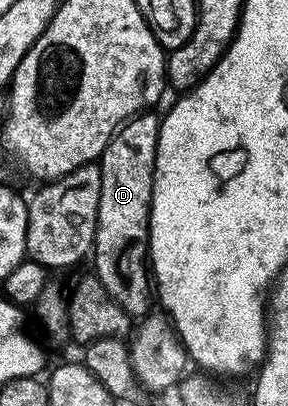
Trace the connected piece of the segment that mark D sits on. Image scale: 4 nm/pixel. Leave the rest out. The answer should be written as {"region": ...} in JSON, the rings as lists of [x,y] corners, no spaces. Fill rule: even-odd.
{"region":[[[140,112],[128,118],[116,130],[97,159],[101,172],[101,200],[95,225],[93,259],[102,289],[132,316],[148,313],[147,294],[143,290],[131,291],[123,286],[123,249],[130,242],[139,242],[148,237],[151,224],[151,197],[155,183],[155,161],[159,143],[160,115],[155,112]]]}

